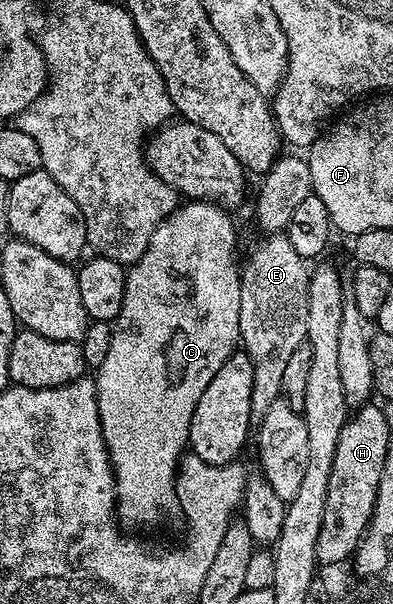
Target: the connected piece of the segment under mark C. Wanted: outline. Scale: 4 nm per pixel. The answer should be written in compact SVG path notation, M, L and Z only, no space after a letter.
M187 201L176 207L170 219L153 233L147 251L137 262L130 264L125 281L125 301L121 301L121 313L113 321L112 344L109 345L108 356L94 372L97 389L97 409L99 420L103 426L103 440L107 446L107 459L111 462L111 471L115 474L115 502L117 515L124 524L131 527L147 527L150 523L159 523L177 507L175 498L175 477L179 469L179 460L188 450L187 434L193 421L193 409L197 409L197 401L201 401L201 393L205 393L205 385L213 381L217 369L225 365L225 361L240 346L239 318L241 317L241 274L240 264L235 264L235 227L226 210L217 203L206 201Z

